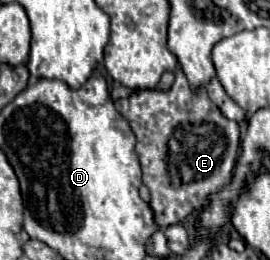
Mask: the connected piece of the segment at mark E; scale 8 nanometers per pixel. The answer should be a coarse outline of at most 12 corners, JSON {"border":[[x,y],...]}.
{"border":[[181,69],[115,109],[159,229],[231,179],[239,125]]}

